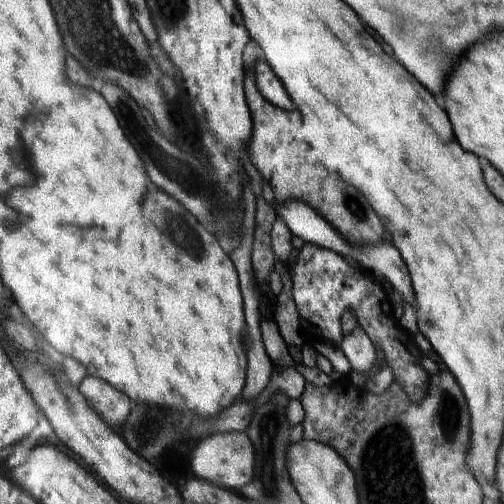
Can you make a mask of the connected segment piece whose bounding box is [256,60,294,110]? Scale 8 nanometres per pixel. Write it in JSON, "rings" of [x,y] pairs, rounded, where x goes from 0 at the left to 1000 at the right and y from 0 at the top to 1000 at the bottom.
{"rings":[[[508,123],[508,167],[524,198],[532,198],[540,210],[548,206],[560,218],[583,218],[579,194],[567,187],[556,155],[540,143],[532,123]]]}

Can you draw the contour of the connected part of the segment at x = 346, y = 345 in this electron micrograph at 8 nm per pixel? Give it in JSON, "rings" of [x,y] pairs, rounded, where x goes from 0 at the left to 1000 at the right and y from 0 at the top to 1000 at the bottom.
{"rings":[[[710,645],[698,659],[681,667],[673,688],[698,724],[696,738],[734,742],[742,720],[754,710],[746,687]]]}

